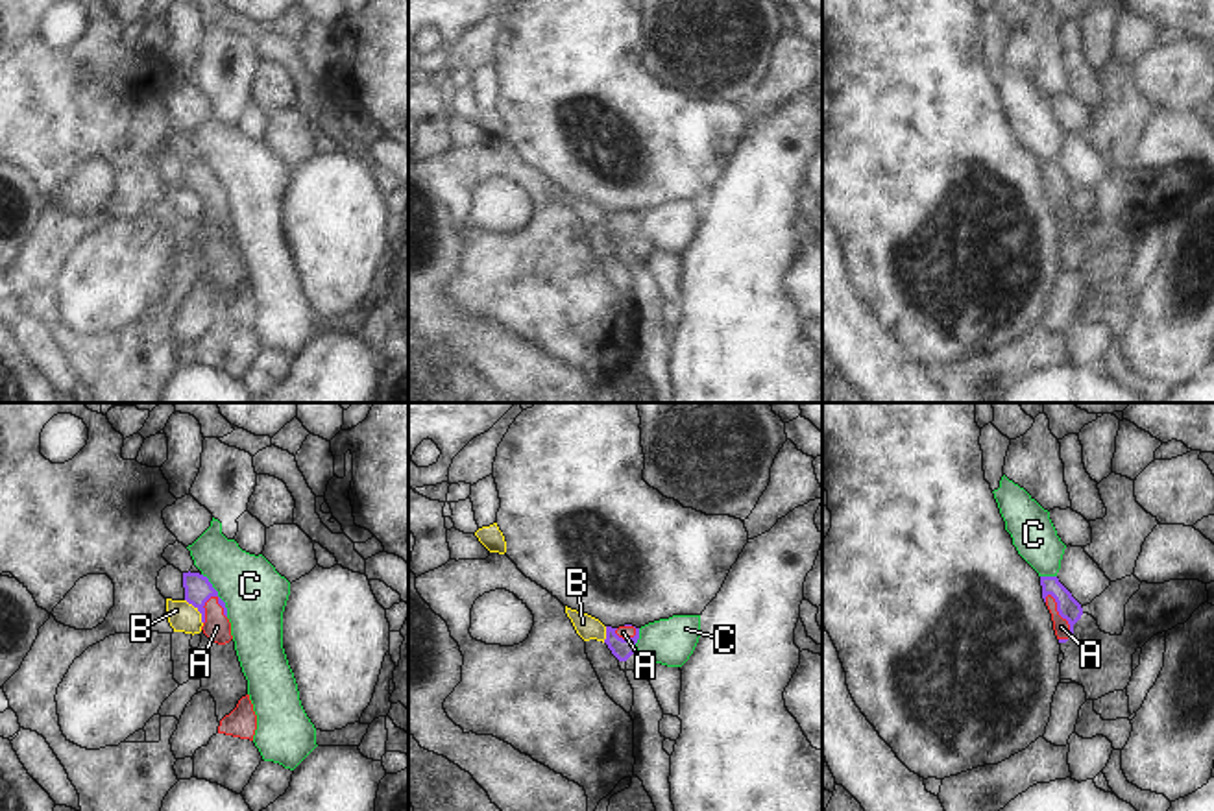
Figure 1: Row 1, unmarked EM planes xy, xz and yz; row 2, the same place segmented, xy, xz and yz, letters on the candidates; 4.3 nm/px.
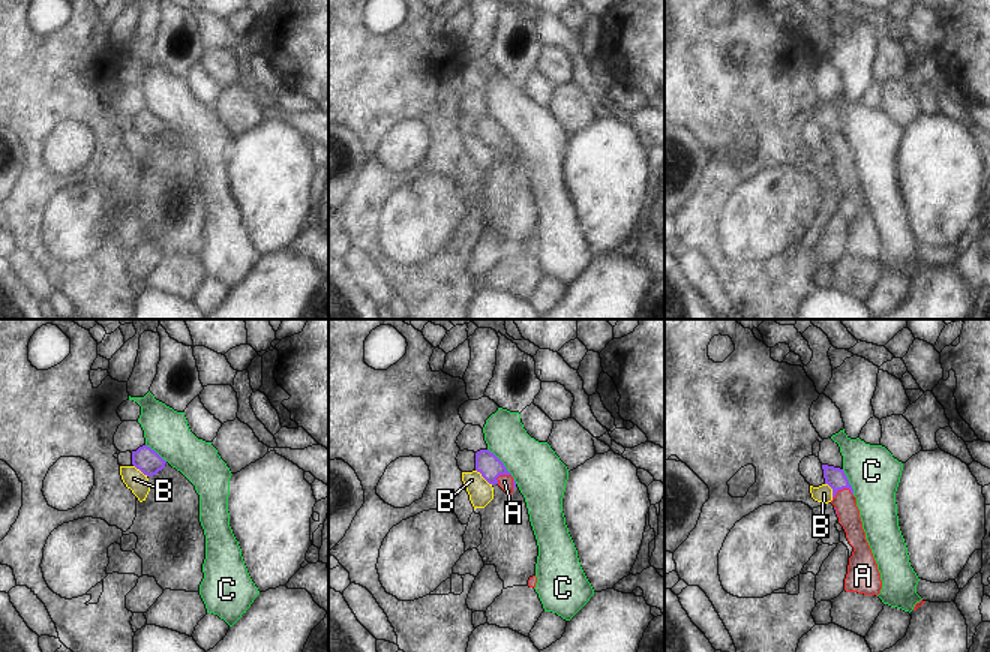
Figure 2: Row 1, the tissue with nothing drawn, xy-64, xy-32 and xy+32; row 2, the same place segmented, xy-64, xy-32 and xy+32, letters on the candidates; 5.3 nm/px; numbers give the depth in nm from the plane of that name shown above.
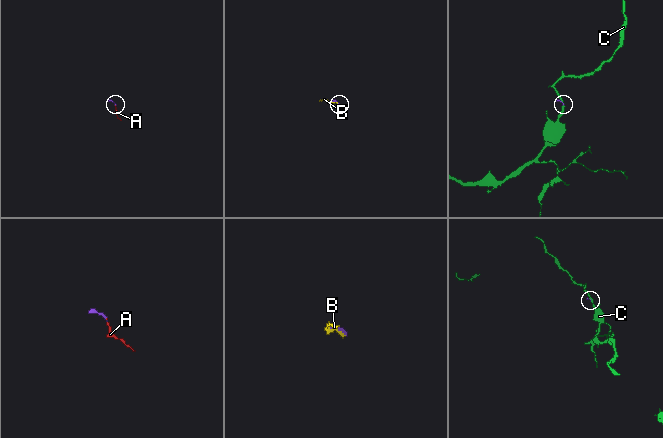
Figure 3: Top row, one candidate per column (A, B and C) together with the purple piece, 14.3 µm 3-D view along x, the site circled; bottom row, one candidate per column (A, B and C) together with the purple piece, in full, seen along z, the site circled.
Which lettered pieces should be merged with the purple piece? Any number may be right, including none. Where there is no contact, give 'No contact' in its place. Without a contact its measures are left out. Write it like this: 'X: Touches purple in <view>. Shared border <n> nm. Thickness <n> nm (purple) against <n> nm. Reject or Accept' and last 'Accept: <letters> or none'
A: Touches purple in xy. Shared border 140 nm. Thickness 120 nm (purple) against 120 nm. Accept
B: Touches purple in xy. Shared border 130 nm. Thickness 120 nm (purple) against 130 nm. Reject
C: Touches purple in xy. Shared border 220 nm. Thickness 120 nm (purple) against 280 nm. Reject
Accept: A

